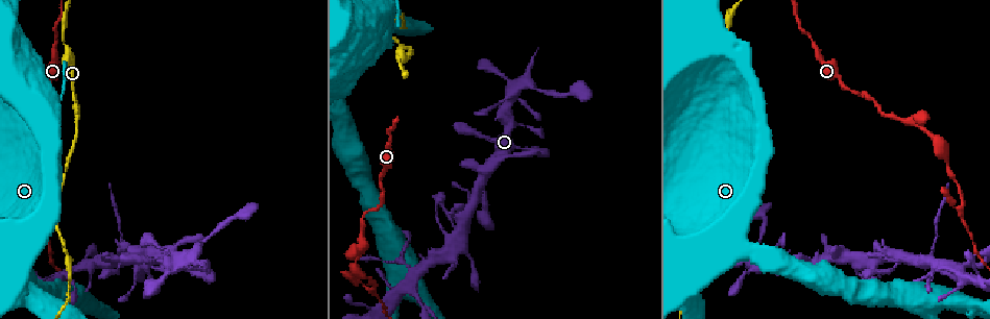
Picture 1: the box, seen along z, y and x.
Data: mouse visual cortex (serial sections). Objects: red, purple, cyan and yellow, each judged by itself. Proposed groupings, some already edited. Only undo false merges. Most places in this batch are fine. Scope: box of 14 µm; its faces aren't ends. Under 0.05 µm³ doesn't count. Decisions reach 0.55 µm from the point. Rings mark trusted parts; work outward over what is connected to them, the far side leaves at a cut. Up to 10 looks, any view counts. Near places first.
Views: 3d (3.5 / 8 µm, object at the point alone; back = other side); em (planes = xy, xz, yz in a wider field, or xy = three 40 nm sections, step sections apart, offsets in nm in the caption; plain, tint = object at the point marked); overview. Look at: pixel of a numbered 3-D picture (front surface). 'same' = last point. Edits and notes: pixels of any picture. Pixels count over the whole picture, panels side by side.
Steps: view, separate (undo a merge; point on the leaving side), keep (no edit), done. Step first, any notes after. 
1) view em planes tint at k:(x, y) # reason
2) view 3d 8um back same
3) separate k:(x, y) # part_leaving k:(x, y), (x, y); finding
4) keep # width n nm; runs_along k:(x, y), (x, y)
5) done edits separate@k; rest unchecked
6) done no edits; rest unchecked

view 3d 3.5um at 1:(64, 42) # sharp bend

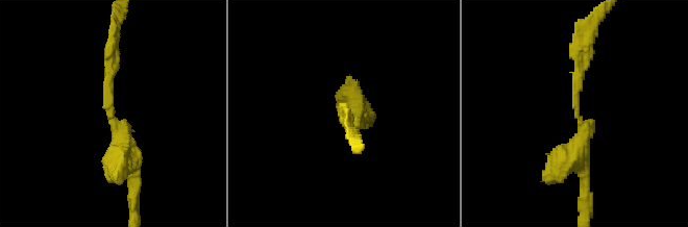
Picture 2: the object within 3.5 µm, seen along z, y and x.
view em xy step 1 tint at 2:(111, 112) # arm_widths 200, 300 nm; shape alone is not enough

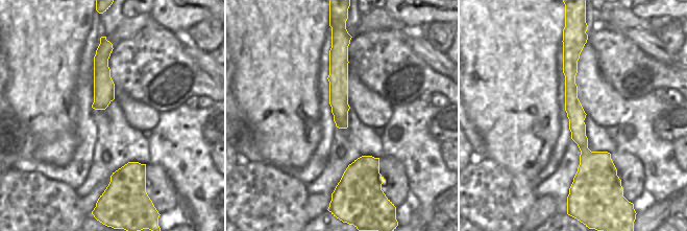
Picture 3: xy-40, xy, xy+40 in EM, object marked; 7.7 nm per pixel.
keep # runs_along 2:(132, 172), (106, 90), (113, 45); one cell here

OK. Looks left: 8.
view em planes tint at 1:(176, 243) # sudden change in width

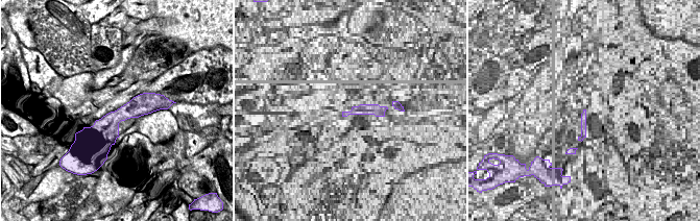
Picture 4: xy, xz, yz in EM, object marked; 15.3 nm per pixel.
view 3d 3.5um same # see where the arms go

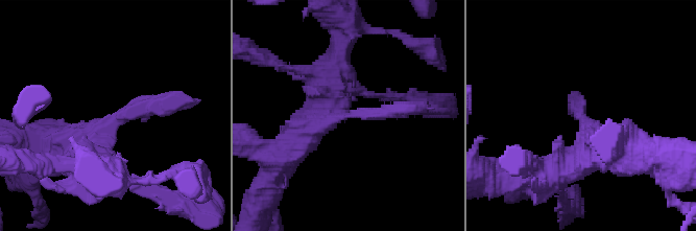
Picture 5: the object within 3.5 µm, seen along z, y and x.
keep # runs_along 5:(93, 164), (119, 116), (180, 100); all the same cell

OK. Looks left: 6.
view 3d 8um at 1:(979, 283) # four-way junction

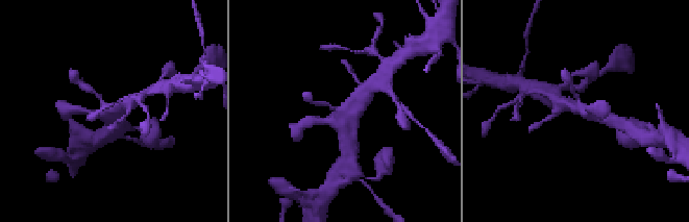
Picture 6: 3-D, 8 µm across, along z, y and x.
view 3d 3.5um back at 6:(347, 111) # closer look

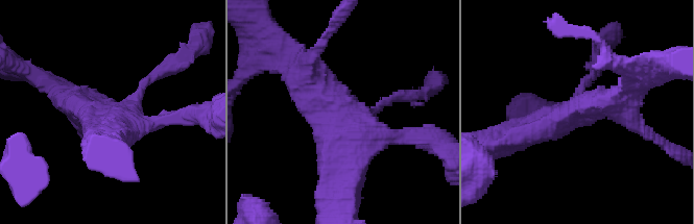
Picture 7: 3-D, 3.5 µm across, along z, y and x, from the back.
view em xy step 1 tint at 7:(342, 115) # shape alone is not enough

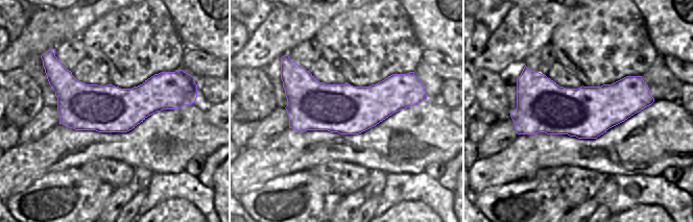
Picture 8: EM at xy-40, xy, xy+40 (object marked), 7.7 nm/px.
keep # continuous, no second cell

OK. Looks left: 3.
view 3d 3.5um at 1:(419, 302) # thick turns thin

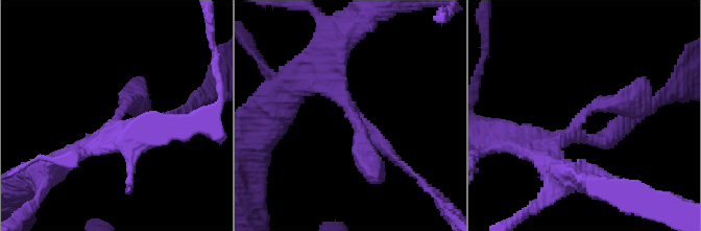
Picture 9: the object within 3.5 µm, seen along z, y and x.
view em planes tint at 9:(120, 111) # arms 3; arm_widths 200, 250, 350 nm; need the tissue

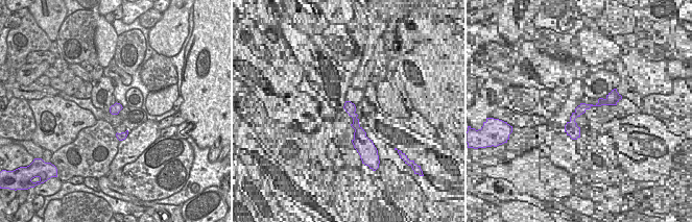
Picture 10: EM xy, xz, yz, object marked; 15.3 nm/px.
keep # runs_along 9:(536, 147), (641, 87); continuous, no second cell

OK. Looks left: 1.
done no edits; rest unchecked

